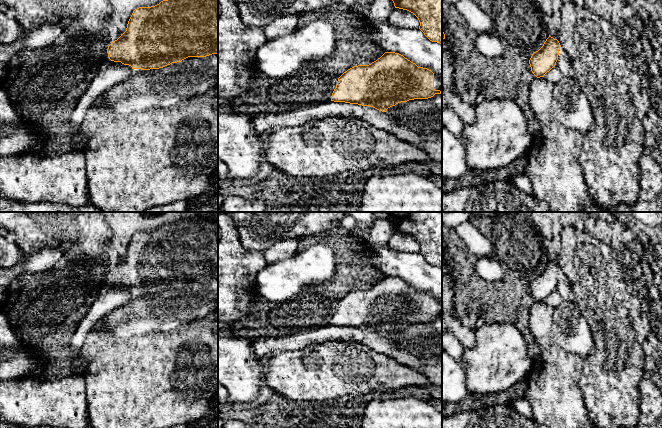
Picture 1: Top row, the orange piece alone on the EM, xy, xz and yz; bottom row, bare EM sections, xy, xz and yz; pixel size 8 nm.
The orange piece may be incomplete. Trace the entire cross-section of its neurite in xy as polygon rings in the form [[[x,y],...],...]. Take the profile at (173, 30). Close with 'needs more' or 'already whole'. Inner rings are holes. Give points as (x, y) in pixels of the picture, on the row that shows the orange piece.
[[[163,0],[151,7],[135,9],[126,31],[113,41],[98,62],[100,69],[127,67],[129,69],[159,69],[188,57],[218,54],[218,0]]]; needs more

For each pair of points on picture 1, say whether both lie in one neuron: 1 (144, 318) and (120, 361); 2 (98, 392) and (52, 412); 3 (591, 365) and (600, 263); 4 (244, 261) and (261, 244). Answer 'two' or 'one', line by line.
1: two
2: two
3: one
4: two

